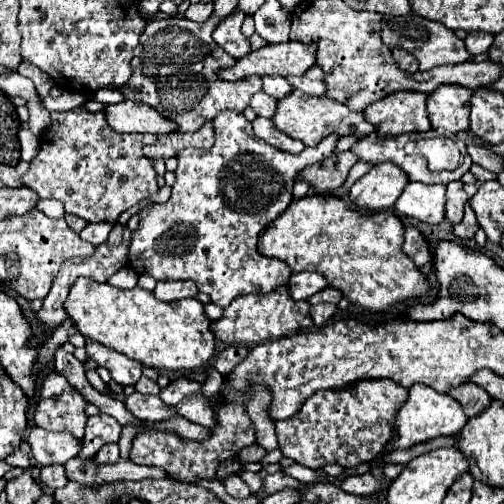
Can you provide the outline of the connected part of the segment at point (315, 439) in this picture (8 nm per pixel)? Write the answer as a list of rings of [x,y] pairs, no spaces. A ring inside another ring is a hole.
[[[391,379],[359,381],[339,391],[317,391],[313,397],[309,397],[303,403],[299,415],[275,423],[279,449],[285,457],[309,469],[317,469],[327,463],[337,463],[347,469],[347,467],[357,467],[361,463],[373,461],[385,453],[385,447],[389,445],[389,439],[393,435],[393,419],[397,417],[397,411],[401,409],[407,397],[409,397],[409,391],[399,387],[399,383]]]

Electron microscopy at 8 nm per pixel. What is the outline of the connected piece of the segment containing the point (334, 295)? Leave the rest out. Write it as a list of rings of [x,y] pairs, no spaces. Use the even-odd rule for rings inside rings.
[[[327,287],[327,289],[323,289],[321,293],[317,293],[317,295],[313,295],[311,299],[309,299],[309,303],[339,303],[341,301],[341,293],[337,291],[337,289],[333,289],[333,287]]]

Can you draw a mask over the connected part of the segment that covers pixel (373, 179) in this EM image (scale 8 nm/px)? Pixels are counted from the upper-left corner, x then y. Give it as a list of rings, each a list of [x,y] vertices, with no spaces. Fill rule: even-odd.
[[[377,163],[351,187],[349,197],[363,211],[391,209],[407,183],[405,171],[397,169],[397,165]]]

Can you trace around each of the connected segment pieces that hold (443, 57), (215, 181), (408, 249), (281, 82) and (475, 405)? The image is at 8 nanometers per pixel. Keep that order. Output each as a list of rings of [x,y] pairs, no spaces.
[[[409,13],[407,17],[393,17],[391,21],[385,21],[383,29],[381,29],[381,37],[383,37],[385,45],[389,45],[389,47],[399,45],[405,51],[409,51],[411,55],[415,55],[415,59],[419,61],[419,71],[427,71],[427,69],[433,69],[437,65],[473,61],[473,57],[465,49],[465,41],[463,39],[459,39],[445,25],[429,21],[429,19],[425,19],[425,17],[417,15],[417,13]]]
[[[223,111],[215,117],[215,145],[211,149],[185,149],[177,153],[179,165],[175,169],[175,185],[167,203],[151,203],[141,209],[141,225],[133,233],[129,247],[129,265],[137,273],[147,273],[157,281],[195,281],[201,293],[211,297],[211,303],[227,307],[235,297],[249,293],[269,293],[277,285],[283,285],[291,277],[291,269],[279,261],[257,253],[259,233],[271,225],[293,201],[293,183],[301,169],[327,159],[339,141],[337,135],[329,135],[315,147],[305,147],[299,155],[279,151],[277,147],[257,139],[253,135],[251,121],[243,113]]]
[[[407,227],[405,229],[405,243],[403,243],[403,251],[407,257],[413,259],[413,263],[417,267],[423,267],[429,261],[429,241],[425,239],[425,235],[415,229],[415,227]]]
[[[267,75],[267,77],[263,77],[263,91],[275,99],[283,99],[285,95],[289,95],[289,91],[293,91],[293,87],[289,85],[289,81],[285,77]]]
[[[469,381],[461,383],[461,387],[455,387],[453,391],[449,391],[449,395],[461,403],[467,417],[475,417],[491,403],[491,397],[479,385],[469,383]]]

